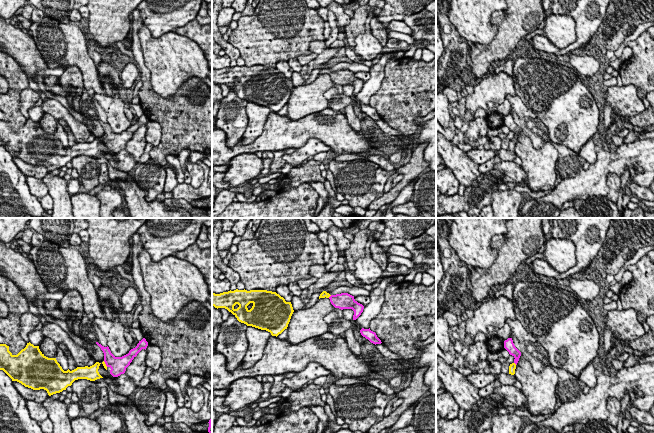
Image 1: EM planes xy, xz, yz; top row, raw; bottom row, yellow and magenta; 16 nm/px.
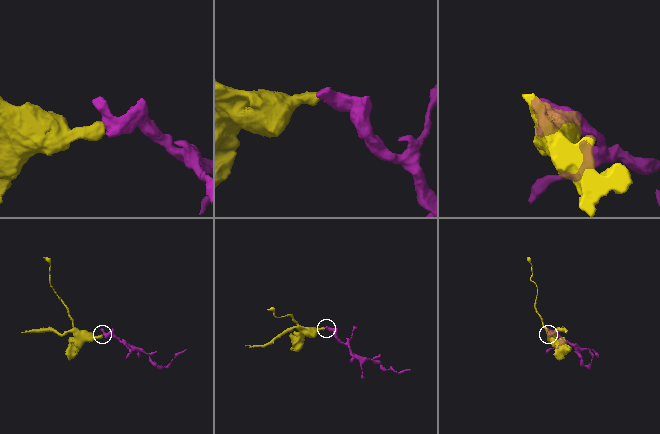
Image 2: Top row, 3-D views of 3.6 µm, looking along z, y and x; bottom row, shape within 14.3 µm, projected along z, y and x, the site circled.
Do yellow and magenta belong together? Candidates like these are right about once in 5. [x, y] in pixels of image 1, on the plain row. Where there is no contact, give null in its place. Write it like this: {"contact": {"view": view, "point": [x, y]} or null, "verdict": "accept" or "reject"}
{"contact": {"view": "xy", "point": [105, 140]}, "verdict": "accept"}

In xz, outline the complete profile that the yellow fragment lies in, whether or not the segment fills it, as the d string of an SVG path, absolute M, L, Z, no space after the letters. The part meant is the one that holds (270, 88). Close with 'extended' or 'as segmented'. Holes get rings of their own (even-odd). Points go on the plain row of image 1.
M267 66L212 68L212 82L225 84L239 98L266 106L276 113L287 105L294 88L291 78Z; as segmented

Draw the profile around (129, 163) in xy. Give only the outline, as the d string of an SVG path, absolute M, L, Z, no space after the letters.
M125 149L113 155L105 155L110 165L123 172L130 172L137 165L137 161L134 157Z

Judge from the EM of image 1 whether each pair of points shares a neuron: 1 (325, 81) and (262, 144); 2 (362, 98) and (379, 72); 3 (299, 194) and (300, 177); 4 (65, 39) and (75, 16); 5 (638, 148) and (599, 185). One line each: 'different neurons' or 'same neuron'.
1: different neurons
2: same neuron
3: different neurons
4: different neurons
5: same neuron

